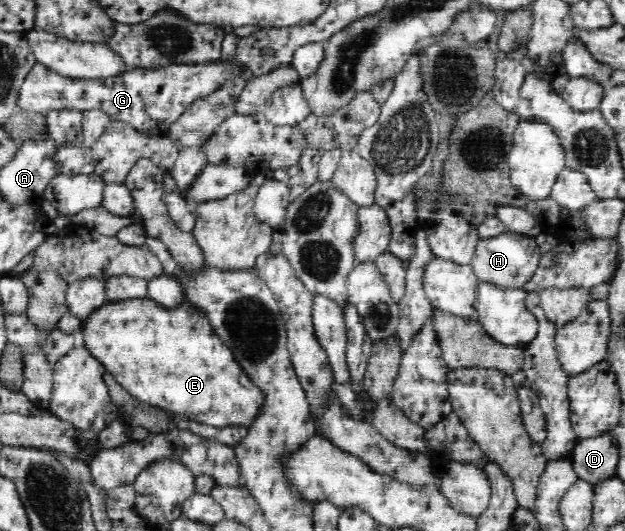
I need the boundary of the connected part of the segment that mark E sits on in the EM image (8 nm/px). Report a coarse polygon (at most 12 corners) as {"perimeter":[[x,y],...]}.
{"perimeter":[[182,303],[104,305],[84,344],[140,401],[211,428],[268,393]]}

